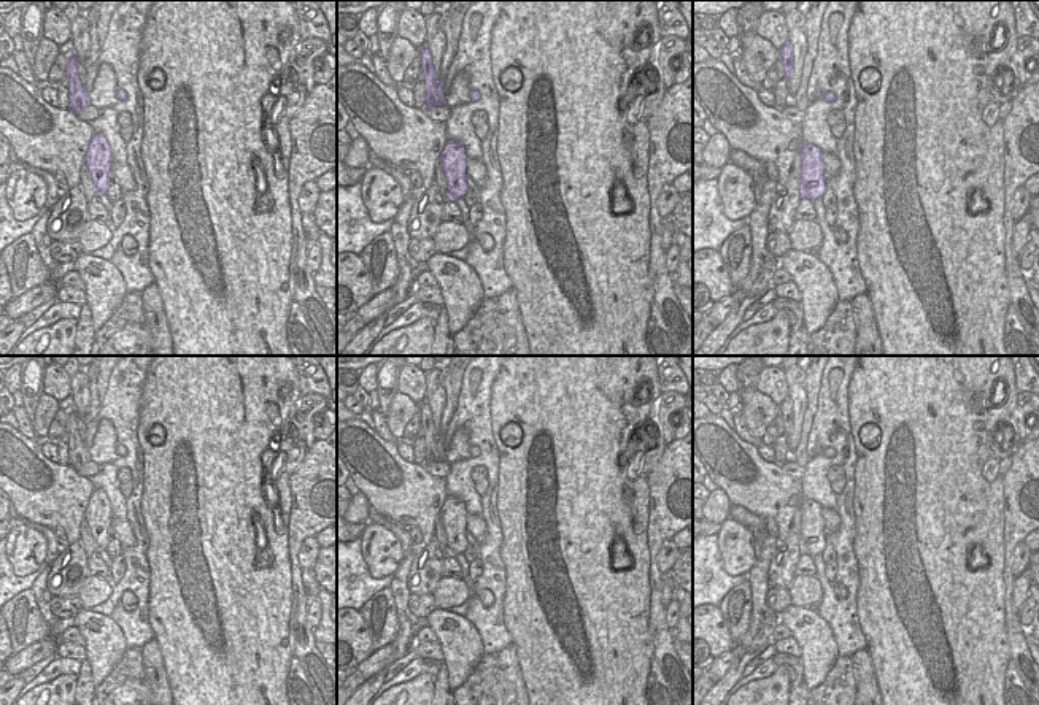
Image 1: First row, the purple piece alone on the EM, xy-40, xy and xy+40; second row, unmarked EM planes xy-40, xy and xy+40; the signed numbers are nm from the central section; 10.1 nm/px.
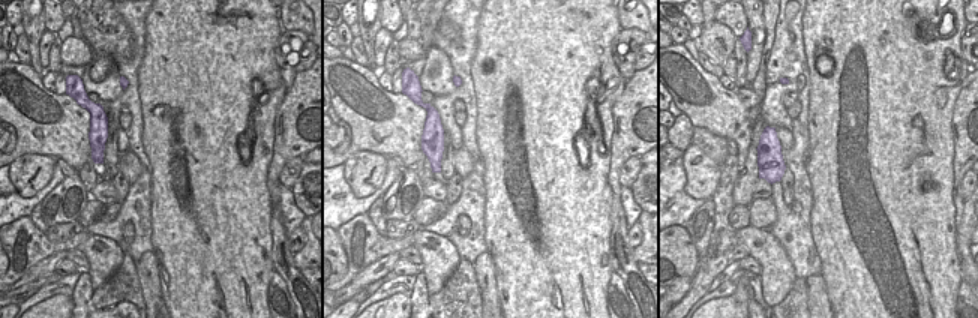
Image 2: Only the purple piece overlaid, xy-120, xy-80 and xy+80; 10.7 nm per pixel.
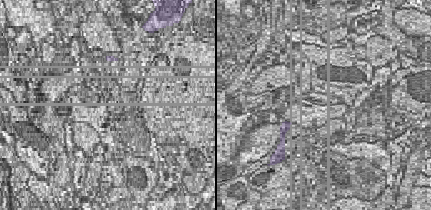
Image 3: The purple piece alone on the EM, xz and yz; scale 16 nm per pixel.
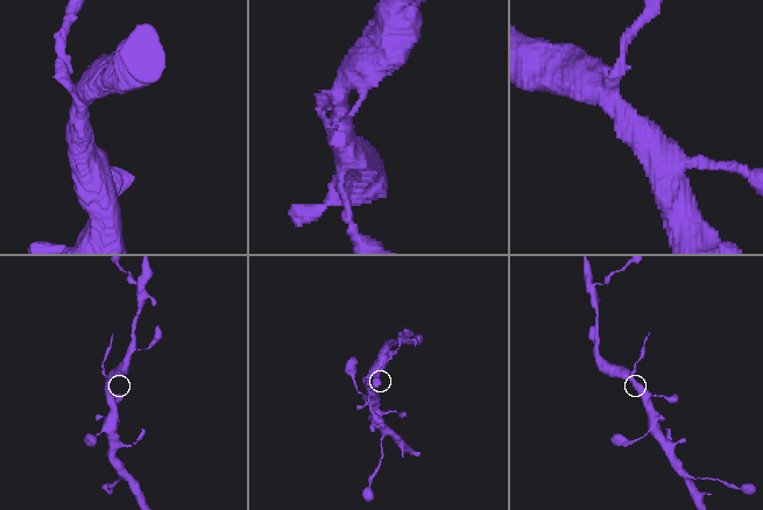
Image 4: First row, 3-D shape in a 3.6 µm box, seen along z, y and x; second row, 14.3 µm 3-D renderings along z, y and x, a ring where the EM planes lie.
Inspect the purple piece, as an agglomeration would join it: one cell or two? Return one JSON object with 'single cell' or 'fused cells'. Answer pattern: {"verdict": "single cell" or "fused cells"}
{"verdict": "fused cells"}

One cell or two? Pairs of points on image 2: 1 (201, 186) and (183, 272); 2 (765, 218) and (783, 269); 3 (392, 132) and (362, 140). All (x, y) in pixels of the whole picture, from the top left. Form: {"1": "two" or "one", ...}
{"1": "one", "2": "two", "3": "one"}

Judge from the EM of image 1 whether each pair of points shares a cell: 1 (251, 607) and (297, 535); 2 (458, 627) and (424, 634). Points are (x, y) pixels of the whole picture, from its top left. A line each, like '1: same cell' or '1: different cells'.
1: different cells
2: different cells

